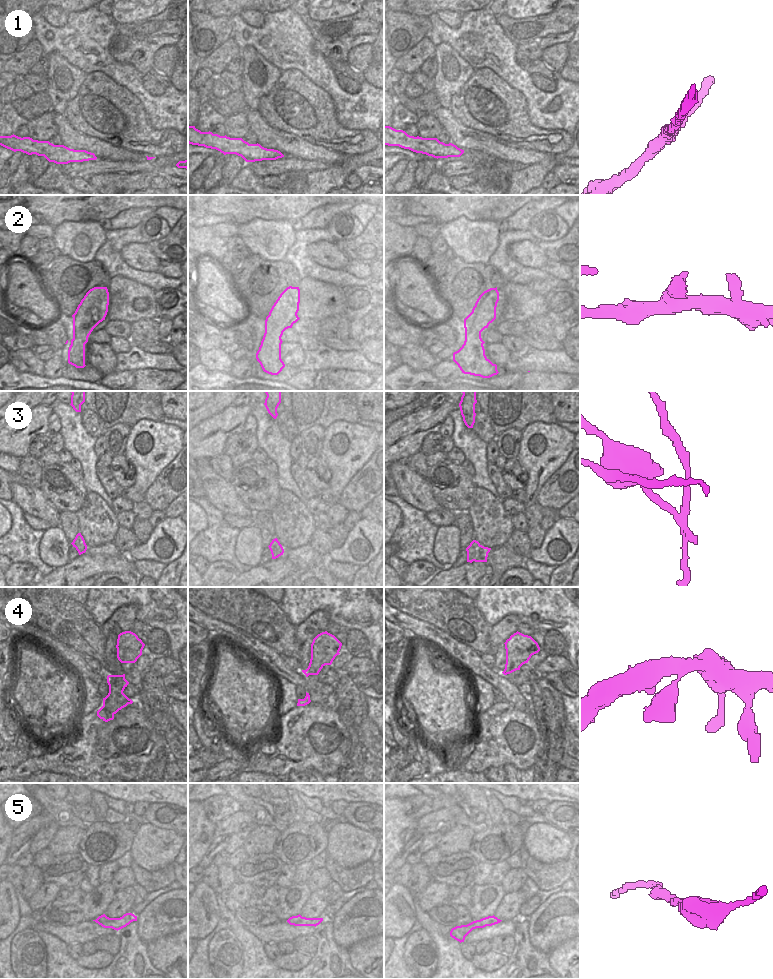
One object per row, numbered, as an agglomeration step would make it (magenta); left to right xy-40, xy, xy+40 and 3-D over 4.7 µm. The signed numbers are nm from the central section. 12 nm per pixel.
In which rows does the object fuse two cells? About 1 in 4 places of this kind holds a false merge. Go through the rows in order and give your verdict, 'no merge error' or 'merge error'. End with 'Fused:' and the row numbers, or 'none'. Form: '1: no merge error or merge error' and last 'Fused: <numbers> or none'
1: no merge error
2: no merge error
3: merge error
4: no merge error
5: no merge error
Fused: 3

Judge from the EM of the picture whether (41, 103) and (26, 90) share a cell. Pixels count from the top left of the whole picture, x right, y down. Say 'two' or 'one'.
two

